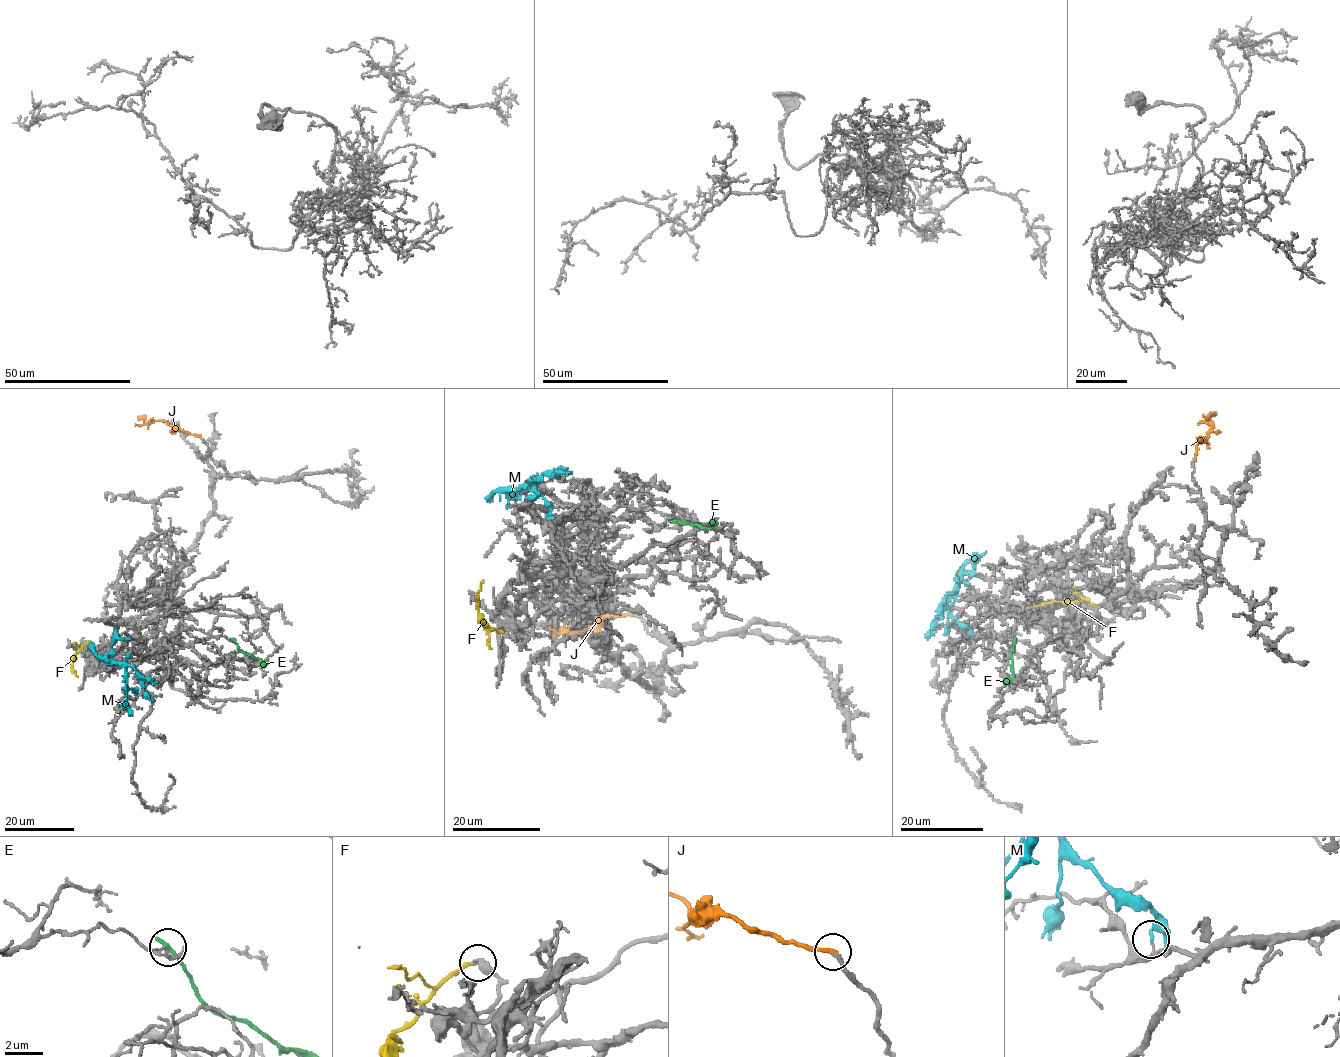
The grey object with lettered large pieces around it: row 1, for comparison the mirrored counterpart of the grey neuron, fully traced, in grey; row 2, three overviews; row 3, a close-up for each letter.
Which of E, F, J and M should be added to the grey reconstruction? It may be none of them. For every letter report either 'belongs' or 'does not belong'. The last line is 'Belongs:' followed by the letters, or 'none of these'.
E: does not belong
F: does not belong
J: belongs
M: does not belong
Belongs: J

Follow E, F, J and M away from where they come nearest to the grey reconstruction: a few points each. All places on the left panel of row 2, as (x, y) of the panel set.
E: (233, 639), (241, 651), (260, 659), (263, 666)
F: (89, 642), (71, 662), (71, 670), (77, 677)
J: (199, 436), (160, 420), (145, 423), (145, 417), (138, 420)
M: (136, 695), (135, 690), (126, 687), (124, 667), (106, 657), (117, 638), (130, 638)

